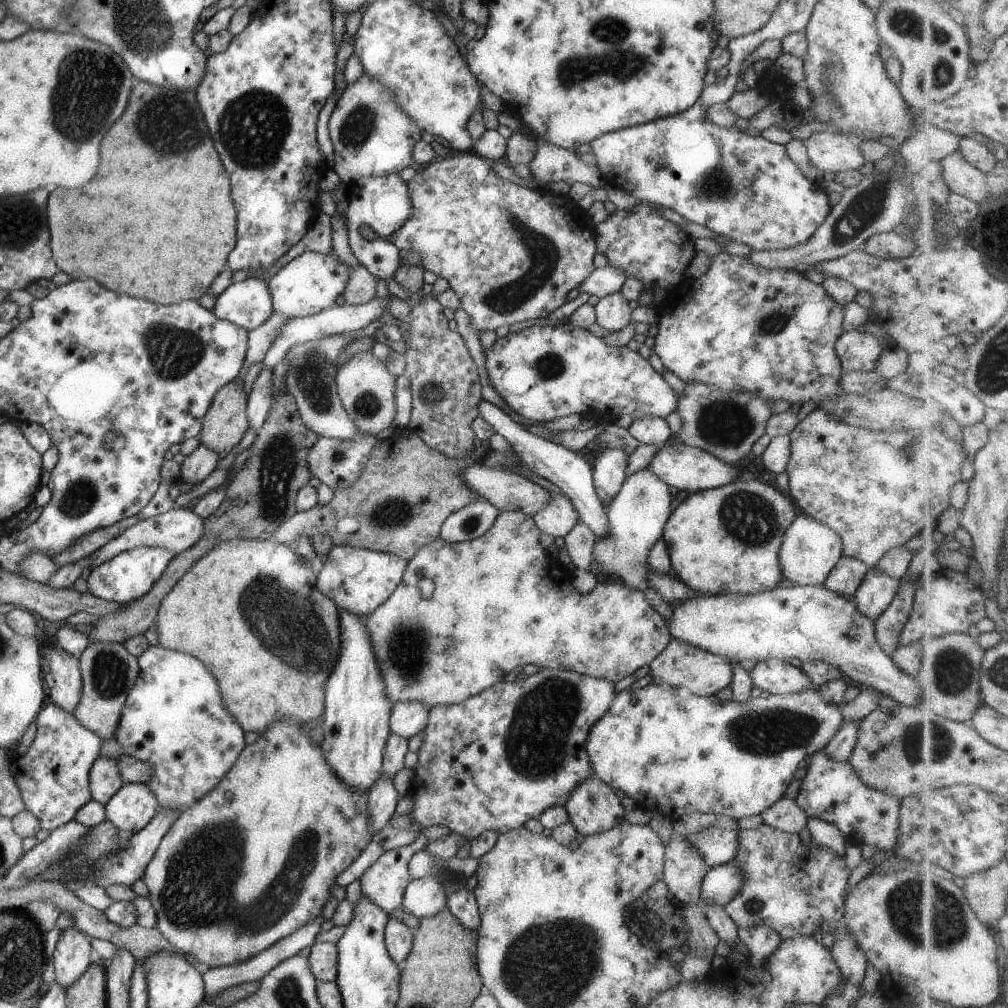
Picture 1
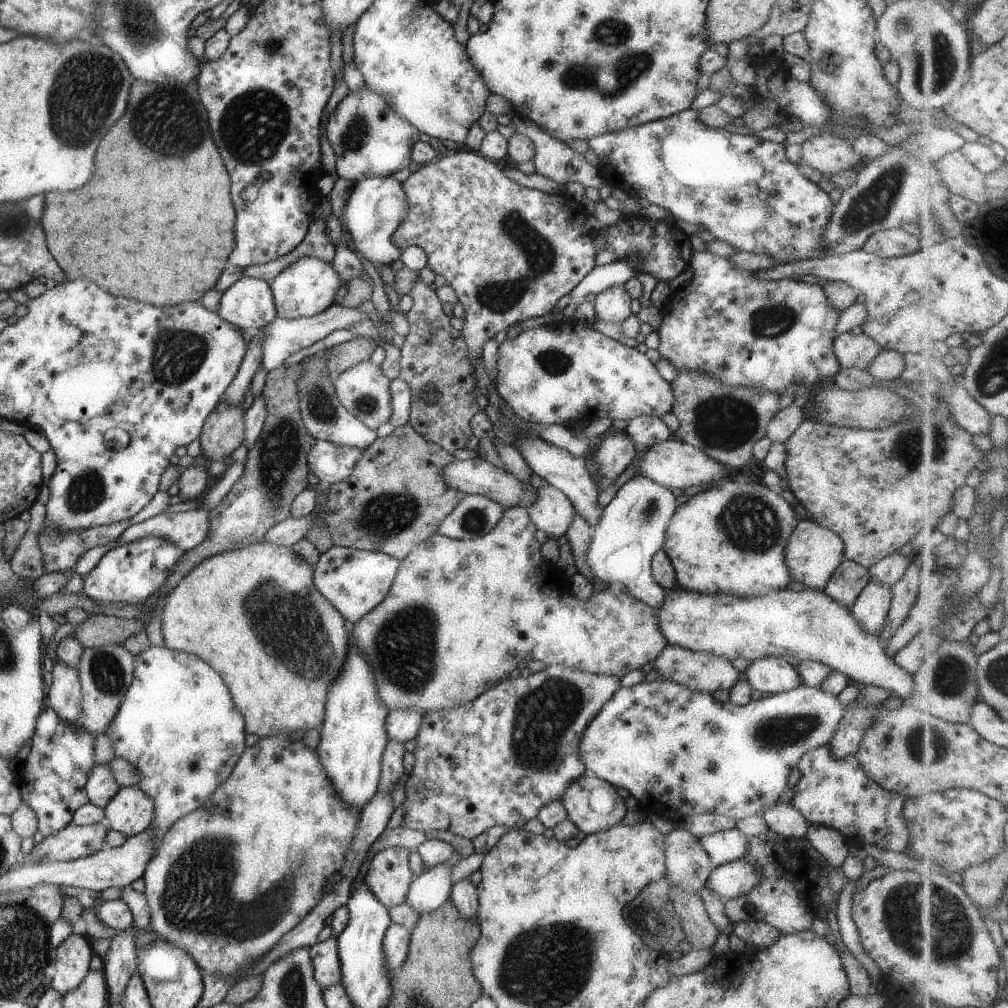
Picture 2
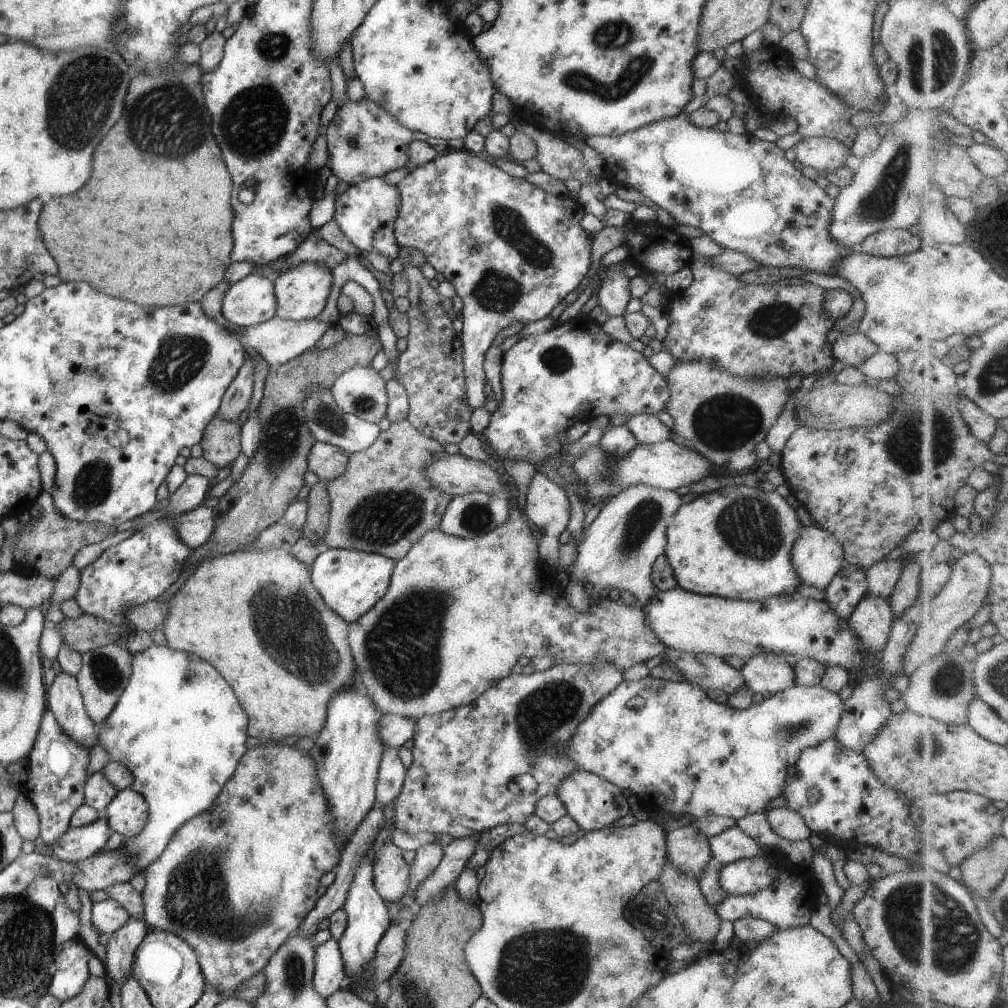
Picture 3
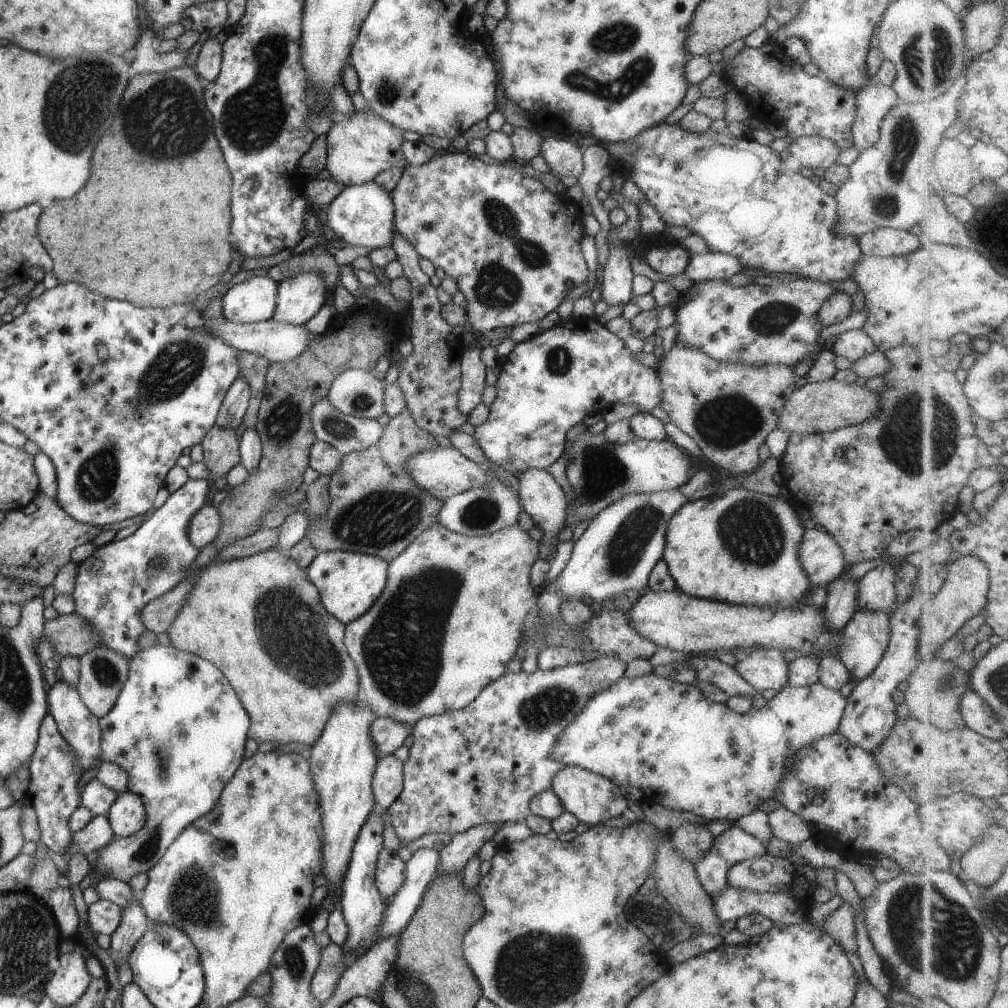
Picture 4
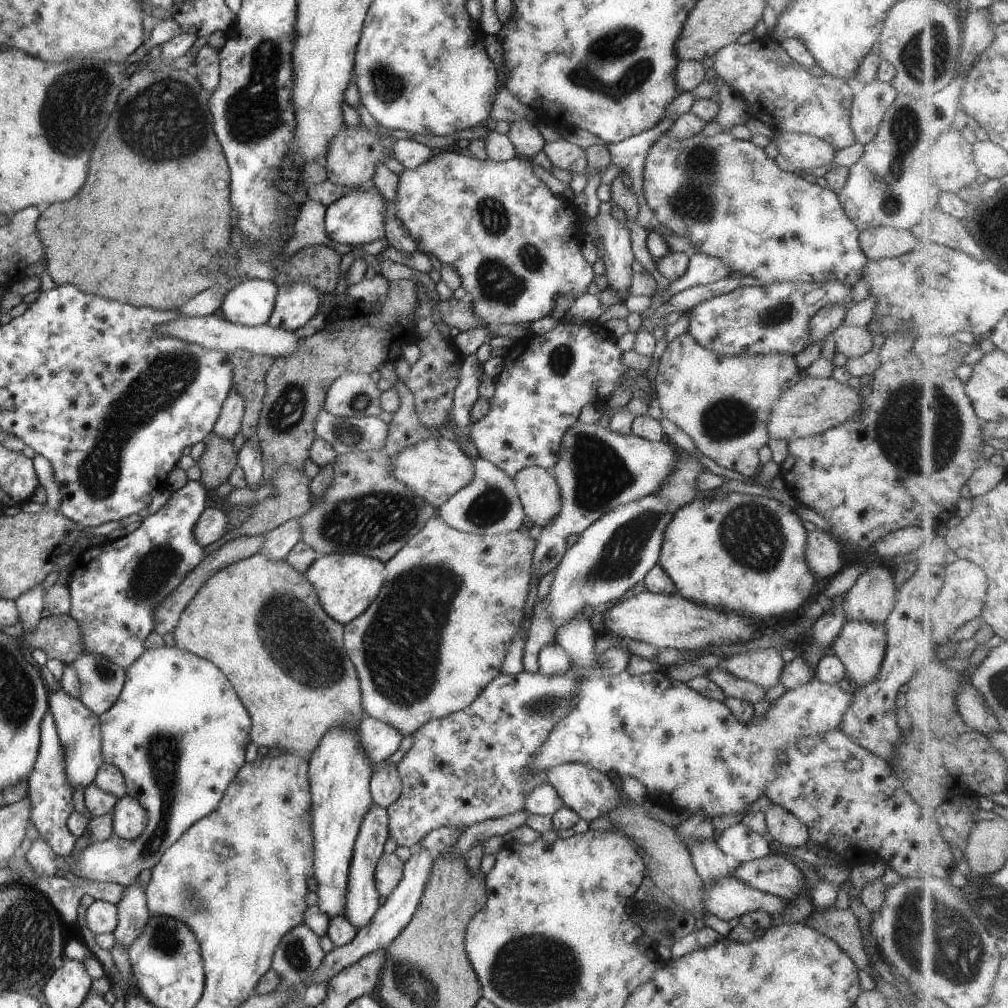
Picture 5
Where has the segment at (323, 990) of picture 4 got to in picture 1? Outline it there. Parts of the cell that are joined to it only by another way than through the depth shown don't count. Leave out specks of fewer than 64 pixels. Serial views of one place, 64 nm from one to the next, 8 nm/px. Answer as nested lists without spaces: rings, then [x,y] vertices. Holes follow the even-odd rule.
[[[315,942],[306,952],[307,964],[315,980],[335,981],[337,974],[337,951],[335,943]]]

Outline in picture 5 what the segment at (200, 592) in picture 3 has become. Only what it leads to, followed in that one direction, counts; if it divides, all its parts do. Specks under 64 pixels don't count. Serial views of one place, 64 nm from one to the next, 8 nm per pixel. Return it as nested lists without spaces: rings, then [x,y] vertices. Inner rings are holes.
[[[263,551],[255,553],[247,558],[233,562],[227,566],[217,570],[215,574],[209,576],[209,580],[195,592],[195,596],[189,600],[189,604],[181,610],[177,626],[173,628],[173,640],[175,647],[183,649],[191,654],[196,654],[205,660],[214,664],[231,683],[234,691],[237,693],[241,704],[247,708],[249,716],[251,716],[251,732],[249,732],[249,740],[255,746],[265,746],[265,748],[278,748],[279,750],[293,750],[294,754],[299,754],[308,760],[309,754],[313,752],[313,748],[319,744],[321,736],[335,726],[347,726],[347,728],[355,728],[365,717],[361,710],[360,690],[358,687],[358,676],[345,647],[343,646],[343,627],[337,621],[333,620],[321,608],[317,598],[315,588],[305,580],[303,574],[299,574],[297,570],[293,570],[289,566],[289,562],[284,559],[271,562]]]

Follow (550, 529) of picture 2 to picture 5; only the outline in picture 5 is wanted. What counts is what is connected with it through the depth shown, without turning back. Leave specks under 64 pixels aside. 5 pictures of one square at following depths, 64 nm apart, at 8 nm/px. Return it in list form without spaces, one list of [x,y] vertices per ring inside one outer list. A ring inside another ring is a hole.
[[[526,466],[512,476],[529,525],[545,526],[559,510],[559,486],[544,468]]]

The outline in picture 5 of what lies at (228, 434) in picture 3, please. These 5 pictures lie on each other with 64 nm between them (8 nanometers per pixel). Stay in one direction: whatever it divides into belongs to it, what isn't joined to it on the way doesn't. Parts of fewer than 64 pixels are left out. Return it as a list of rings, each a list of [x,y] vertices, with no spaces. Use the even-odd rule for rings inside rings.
[[[213,432],[207,436],[207,439],[196,465],[201,471],[199,482],[206,490],[214,490],[219,484],[227,481],[227,477],[235,468],[237,451],[231,440],[223,440]]]

